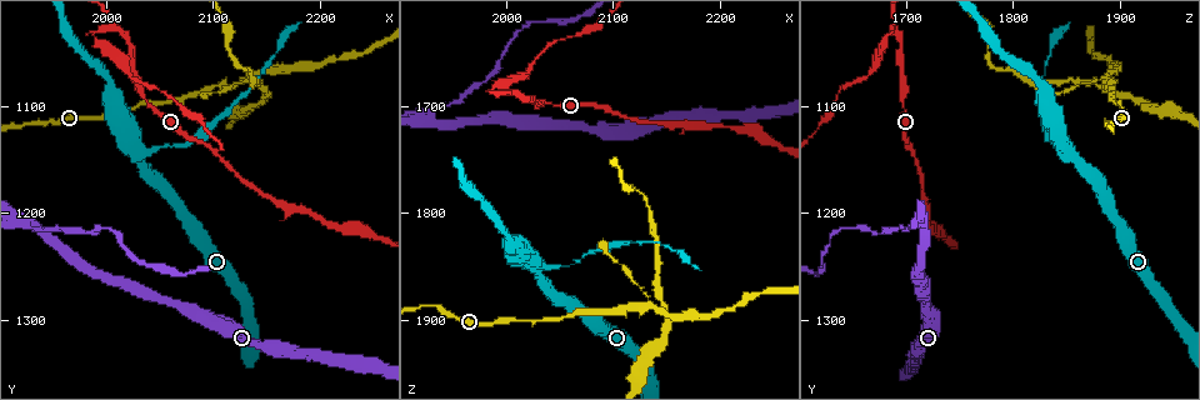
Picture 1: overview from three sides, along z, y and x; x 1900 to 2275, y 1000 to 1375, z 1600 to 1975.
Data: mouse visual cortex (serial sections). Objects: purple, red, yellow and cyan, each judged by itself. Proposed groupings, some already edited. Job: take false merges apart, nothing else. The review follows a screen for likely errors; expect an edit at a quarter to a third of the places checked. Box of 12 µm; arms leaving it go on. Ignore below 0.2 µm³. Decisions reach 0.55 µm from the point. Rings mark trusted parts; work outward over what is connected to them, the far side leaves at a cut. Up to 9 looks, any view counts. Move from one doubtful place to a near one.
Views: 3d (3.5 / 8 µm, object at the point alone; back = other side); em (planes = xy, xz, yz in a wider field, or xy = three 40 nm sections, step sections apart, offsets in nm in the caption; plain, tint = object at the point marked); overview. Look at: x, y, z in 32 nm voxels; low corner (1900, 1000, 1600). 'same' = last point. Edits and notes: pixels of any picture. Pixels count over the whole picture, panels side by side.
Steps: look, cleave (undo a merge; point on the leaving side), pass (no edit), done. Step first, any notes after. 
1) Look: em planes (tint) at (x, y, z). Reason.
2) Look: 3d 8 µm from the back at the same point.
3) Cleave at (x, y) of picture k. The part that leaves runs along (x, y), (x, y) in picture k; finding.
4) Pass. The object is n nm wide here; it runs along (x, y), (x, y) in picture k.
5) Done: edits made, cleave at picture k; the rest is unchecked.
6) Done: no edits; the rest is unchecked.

Look: 3d 3.5 µm from the back at (1924, 1210, 1712). Abrupt turn.

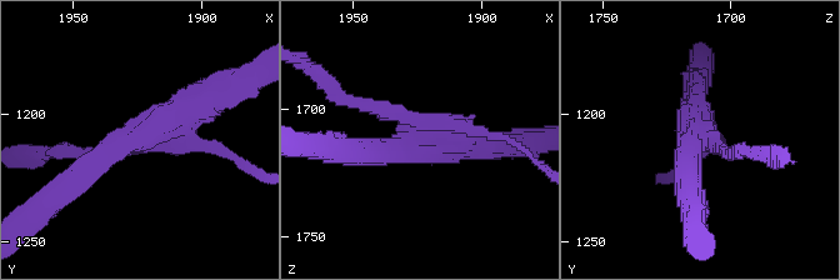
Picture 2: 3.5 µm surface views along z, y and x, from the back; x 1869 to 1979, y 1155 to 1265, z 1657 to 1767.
Look: em xy step 2 (tint) at (1926, 1208, 1711). 4 arms meet here; the arms are 150, 200, 350, 350 nm wide; shape alone is not enough.

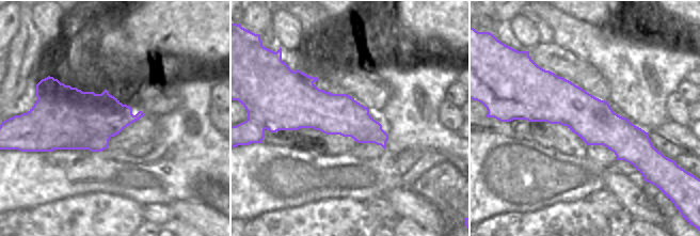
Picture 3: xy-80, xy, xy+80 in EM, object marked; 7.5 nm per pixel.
Cleave at (373, 108) of picture 2. The part that leaves runs along (414, 123), (345, 101), (314, 71) in picture 2; two cells meet here.

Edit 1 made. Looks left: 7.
Look: overview.

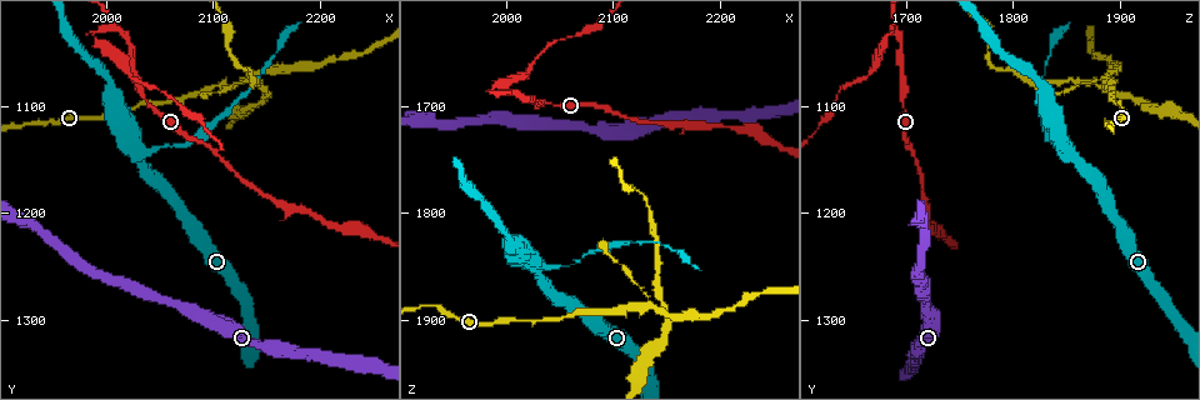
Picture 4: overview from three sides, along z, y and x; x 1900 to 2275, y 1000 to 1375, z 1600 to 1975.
Look: 3d 3.5 µm from the back at (2006, 1024, 1686). Side arm on a straight run.

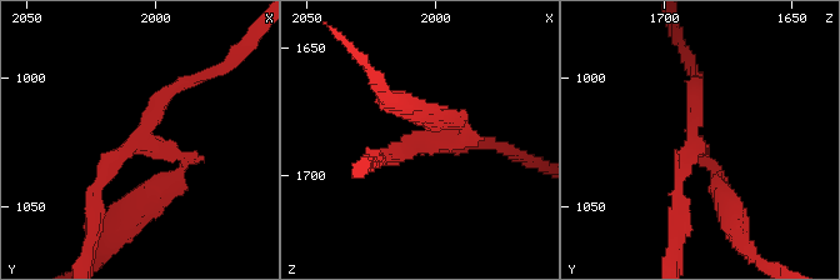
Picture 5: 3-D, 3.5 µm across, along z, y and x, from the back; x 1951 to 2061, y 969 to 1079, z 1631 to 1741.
Look: em planes (plain) at (2006, 1025, 1689).

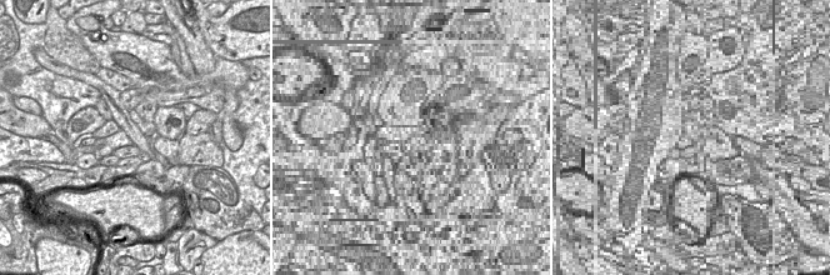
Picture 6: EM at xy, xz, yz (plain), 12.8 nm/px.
Look: em planes (tint) at the same point.

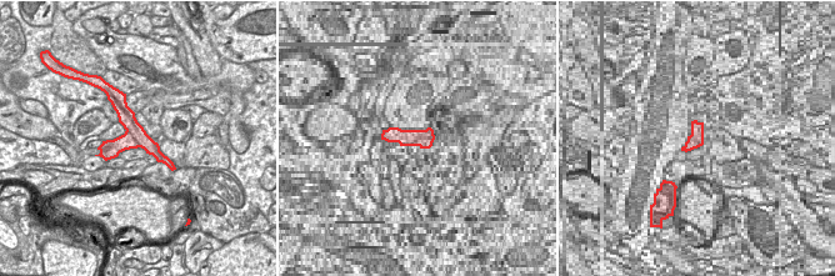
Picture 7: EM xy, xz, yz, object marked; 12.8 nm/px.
Cleave at (716, 183) of picture 5. 3 arms meet here; the arms are 150, 150, 200 nm wide; a border runs along (154, 142), (161, 161) in picture 7; two cells meet here.

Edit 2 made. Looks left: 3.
Look: 3d 3.5 µm at (2134, 1076, 1888).

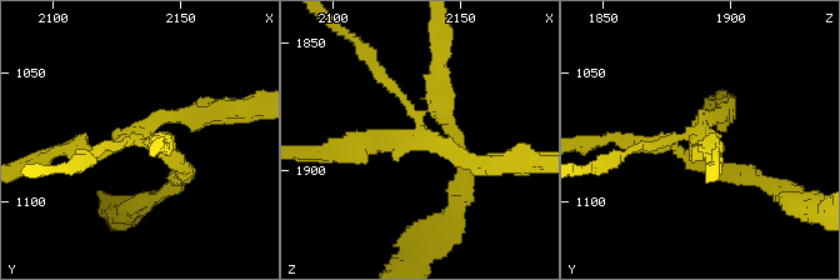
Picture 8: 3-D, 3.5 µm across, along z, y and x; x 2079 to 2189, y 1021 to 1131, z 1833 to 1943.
Look: em xy step 5 (tint) at (2131, 1074, 1887). Need the tissue.

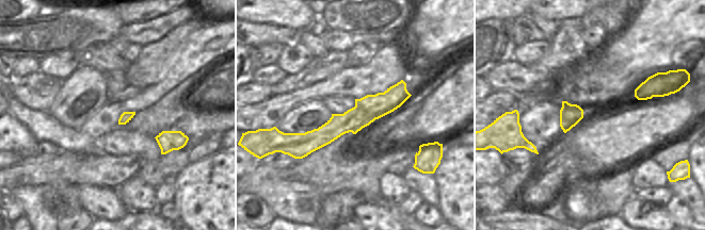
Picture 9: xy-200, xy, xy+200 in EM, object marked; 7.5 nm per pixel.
Cleave at (459, 136) of picture 8. A second cell is stuck on.

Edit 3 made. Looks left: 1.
Done: edits made, cleave at picture 2, cleave at picture 5, cleave at picture 8; the rest is unchecked.

